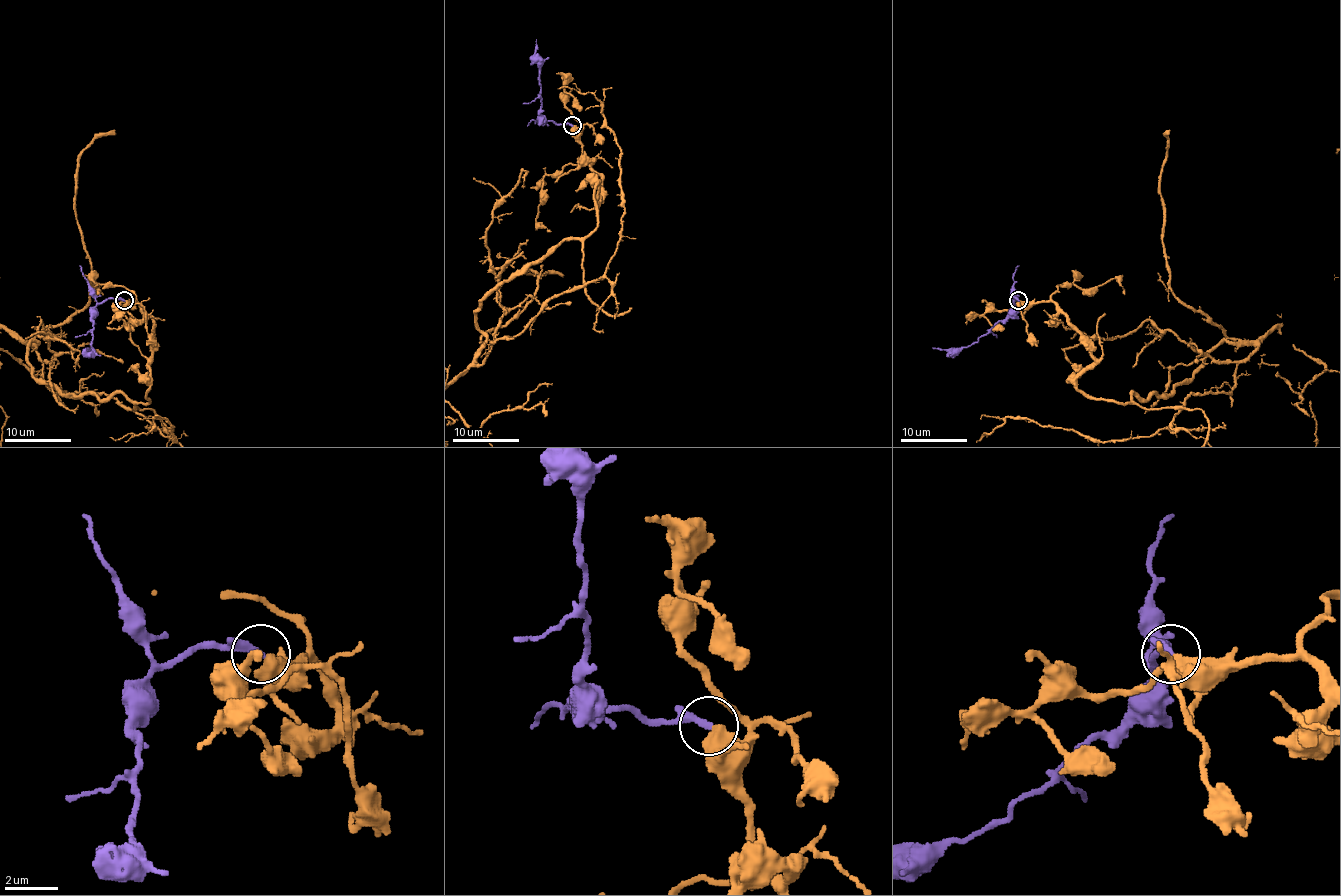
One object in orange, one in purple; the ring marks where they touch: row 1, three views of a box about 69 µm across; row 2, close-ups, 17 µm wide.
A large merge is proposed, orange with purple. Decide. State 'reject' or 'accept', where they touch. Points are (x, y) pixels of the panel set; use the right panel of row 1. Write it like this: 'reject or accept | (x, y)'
accept | (1018, 300)

